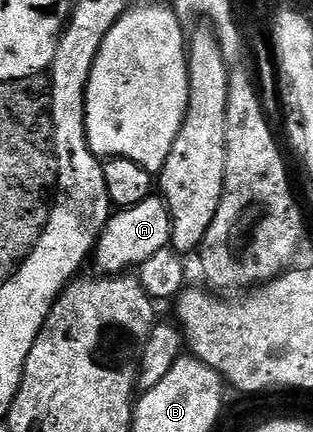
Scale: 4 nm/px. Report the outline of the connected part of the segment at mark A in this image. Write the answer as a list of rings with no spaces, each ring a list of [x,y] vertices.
[[[150,194],[143,202],[130,208],[120,209],[116,214],[110,215],[95,244],[98,268],[96,271],[101,274],[128,273],[132,264],[133,267],[139,266],[147,262],[151,254],[166,251],[170,247],[170,232],[169,210],[165,207],[165,202],[160,195]]]

